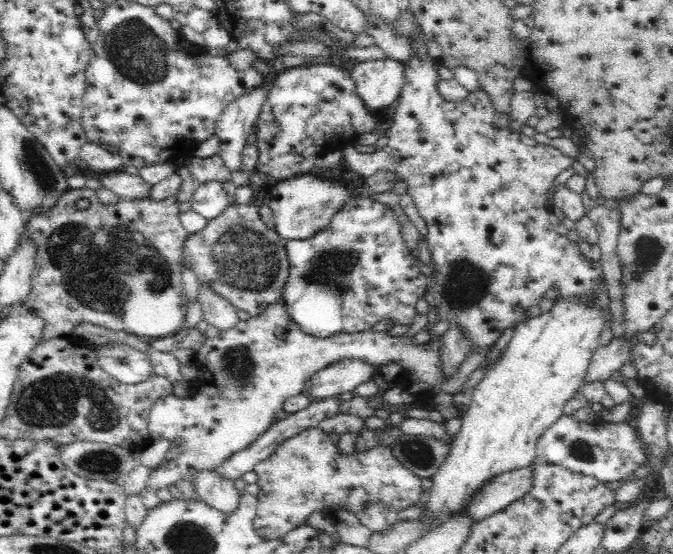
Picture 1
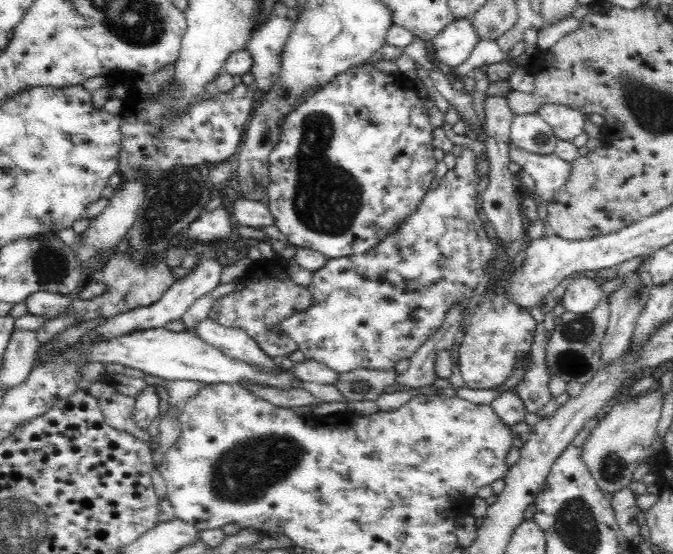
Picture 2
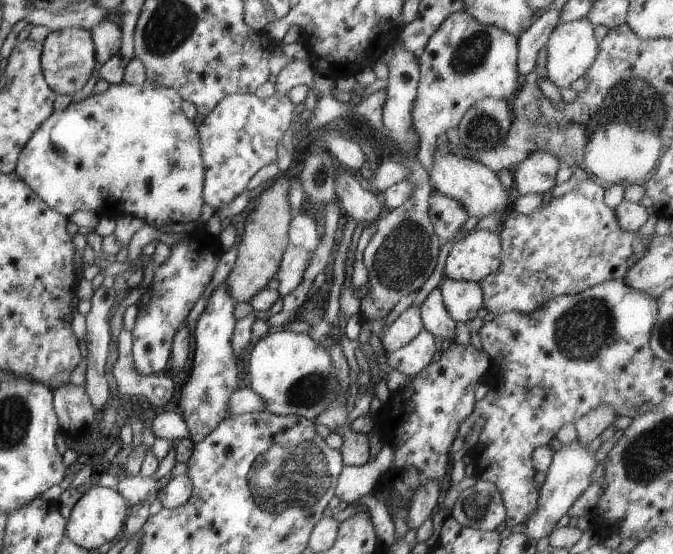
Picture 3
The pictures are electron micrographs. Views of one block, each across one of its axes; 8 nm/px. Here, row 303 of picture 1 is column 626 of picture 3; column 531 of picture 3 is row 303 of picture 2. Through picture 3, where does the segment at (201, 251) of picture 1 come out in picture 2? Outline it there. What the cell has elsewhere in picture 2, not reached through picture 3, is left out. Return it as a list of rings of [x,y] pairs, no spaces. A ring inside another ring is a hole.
[[[272,258],[272,260],[261,259],[260,262],[255,262],[248,267],[242,276],[245,283],[242,288],[234,288],[227,292],[212,304],[210,312],[208,312],[208,319],[214,321],[216,325],[228,329],[241,329],[246,332],[271,358],[280,359],[284,361],[288,355],[298,350],[298,346],[294,343],[292,338],[289,338],[284,332],[279,330],[279,325],[297,313],[302,313],[306,308],[310,308],[312,304],[312,295],[308,287],[296,285],[289,274],[286,272],[284,264],[279,260]]]

